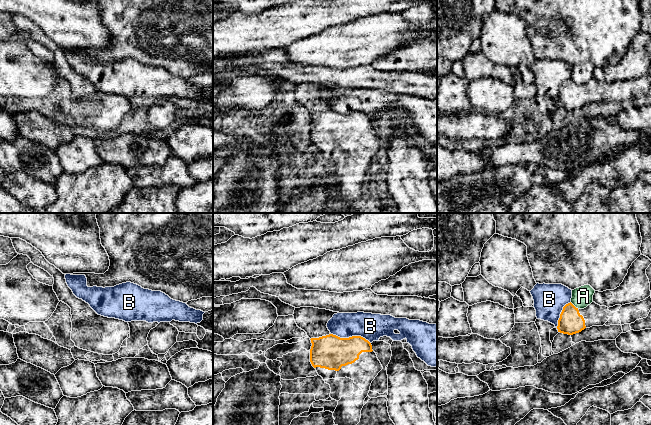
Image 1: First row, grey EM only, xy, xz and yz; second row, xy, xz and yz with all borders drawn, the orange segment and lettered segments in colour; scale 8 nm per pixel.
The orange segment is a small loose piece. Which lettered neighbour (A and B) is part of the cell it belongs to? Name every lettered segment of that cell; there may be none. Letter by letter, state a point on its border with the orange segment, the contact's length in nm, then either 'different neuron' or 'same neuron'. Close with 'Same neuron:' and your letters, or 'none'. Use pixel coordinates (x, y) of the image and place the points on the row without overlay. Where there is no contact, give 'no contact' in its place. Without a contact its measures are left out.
A: yz (573, 81) | 90 nm | different neuron
B: xz (351, 113) | 340 nm | different neuron
Same neuron: none

